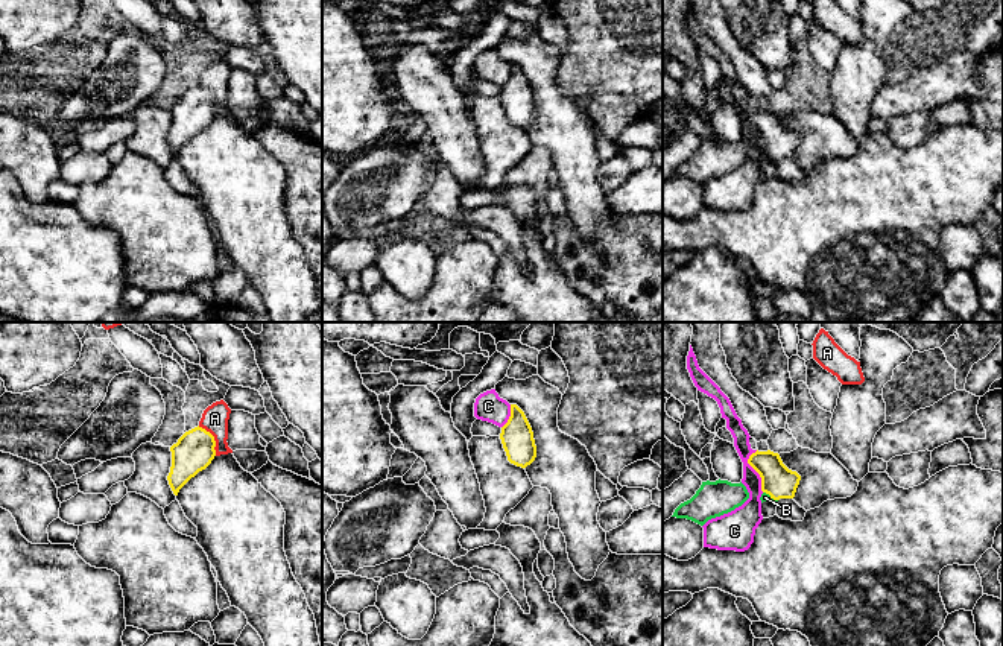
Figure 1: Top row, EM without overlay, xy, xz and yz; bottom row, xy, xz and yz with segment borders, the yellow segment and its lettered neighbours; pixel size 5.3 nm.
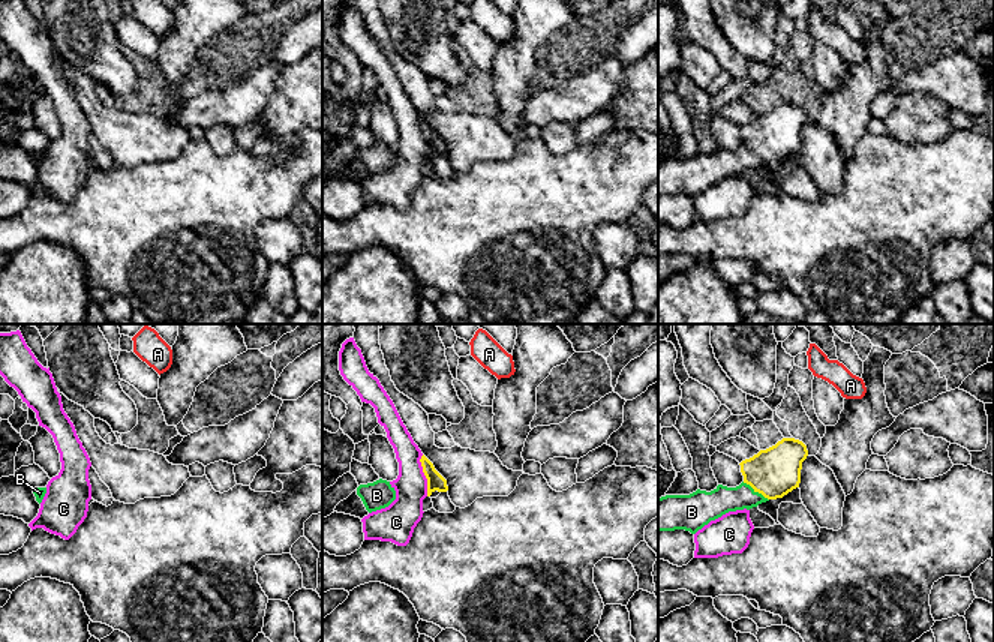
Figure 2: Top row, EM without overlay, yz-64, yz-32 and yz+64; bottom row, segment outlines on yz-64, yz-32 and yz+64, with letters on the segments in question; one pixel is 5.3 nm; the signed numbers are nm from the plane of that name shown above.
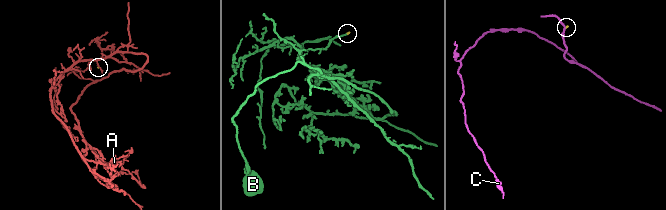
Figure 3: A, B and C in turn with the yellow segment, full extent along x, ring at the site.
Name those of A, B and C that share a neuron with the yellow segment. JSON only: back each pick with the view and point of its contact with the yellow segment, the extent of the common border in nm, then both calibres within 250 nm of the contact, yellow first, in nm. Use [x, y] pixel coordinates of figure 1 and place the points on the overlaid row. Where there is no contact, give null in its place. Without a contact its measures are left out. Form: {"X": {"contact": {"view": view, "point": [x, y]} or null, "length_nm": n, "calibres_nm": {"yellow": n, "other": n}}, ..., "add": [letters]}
{"B": {"contact": {"view": "yz", "point": [771, 496]}, "length_nm": 90, "calibres_nm": {"yellow": 170, "other": 50}}, "add": ["B"]}

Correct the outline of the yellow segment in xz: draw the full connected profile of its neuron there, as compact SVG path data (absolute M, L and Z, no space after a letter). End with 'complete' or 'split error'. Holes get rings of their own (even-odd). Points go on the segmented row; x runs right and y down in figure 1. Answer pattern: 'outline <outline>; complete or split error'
outline M511 404L511 416L502 427L500 439L511 464L526 468L535 461L533 432L524 412L517 404Z; complete

